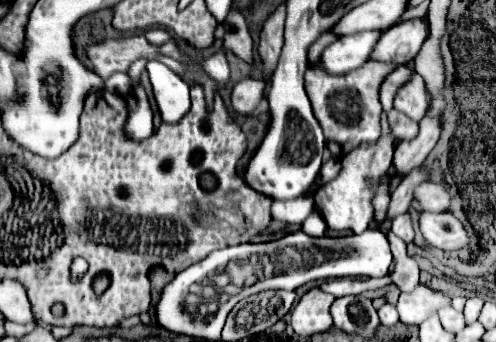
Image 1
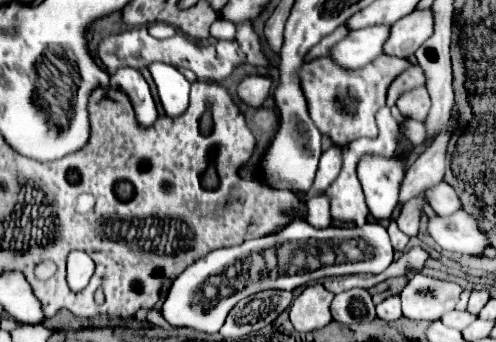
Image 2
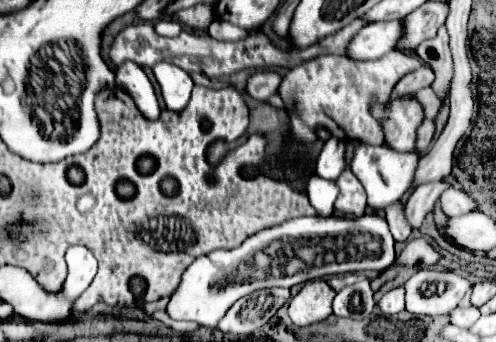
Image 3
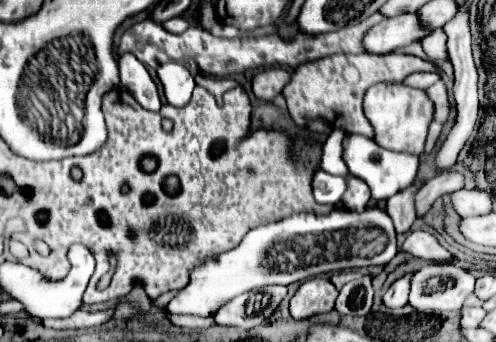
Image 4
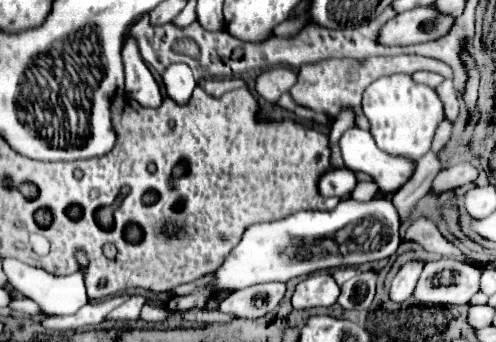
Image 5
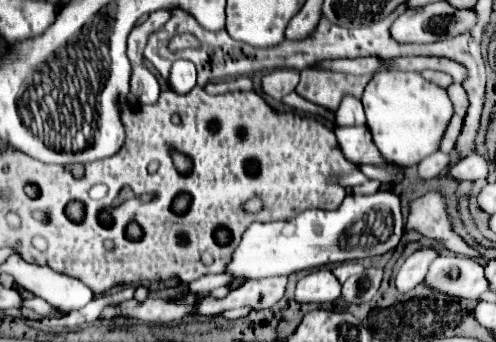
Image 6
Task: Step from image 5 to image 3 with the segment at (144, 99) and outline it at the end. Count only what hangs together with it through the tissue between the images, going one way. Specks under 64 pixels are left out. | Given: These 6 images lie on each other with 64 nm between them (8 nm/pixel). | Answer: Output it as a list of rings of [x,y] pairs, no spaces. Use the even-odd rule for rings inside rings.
[[[124,62],[120,68],[116,68],[114,74],[116,74],[116,84],[132,96],[142,116],[146,116],[148,120],[156,120],[160,116],[160,106],[144,70],[134,62]]]

